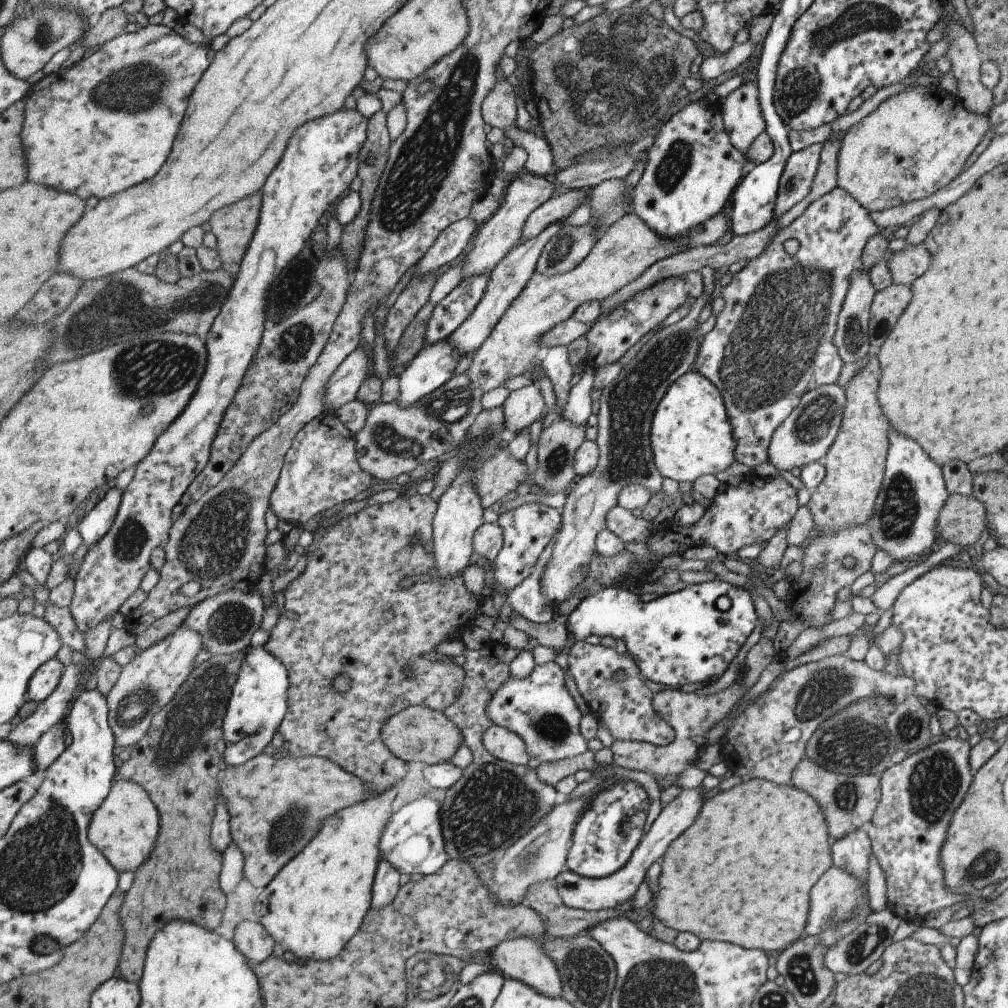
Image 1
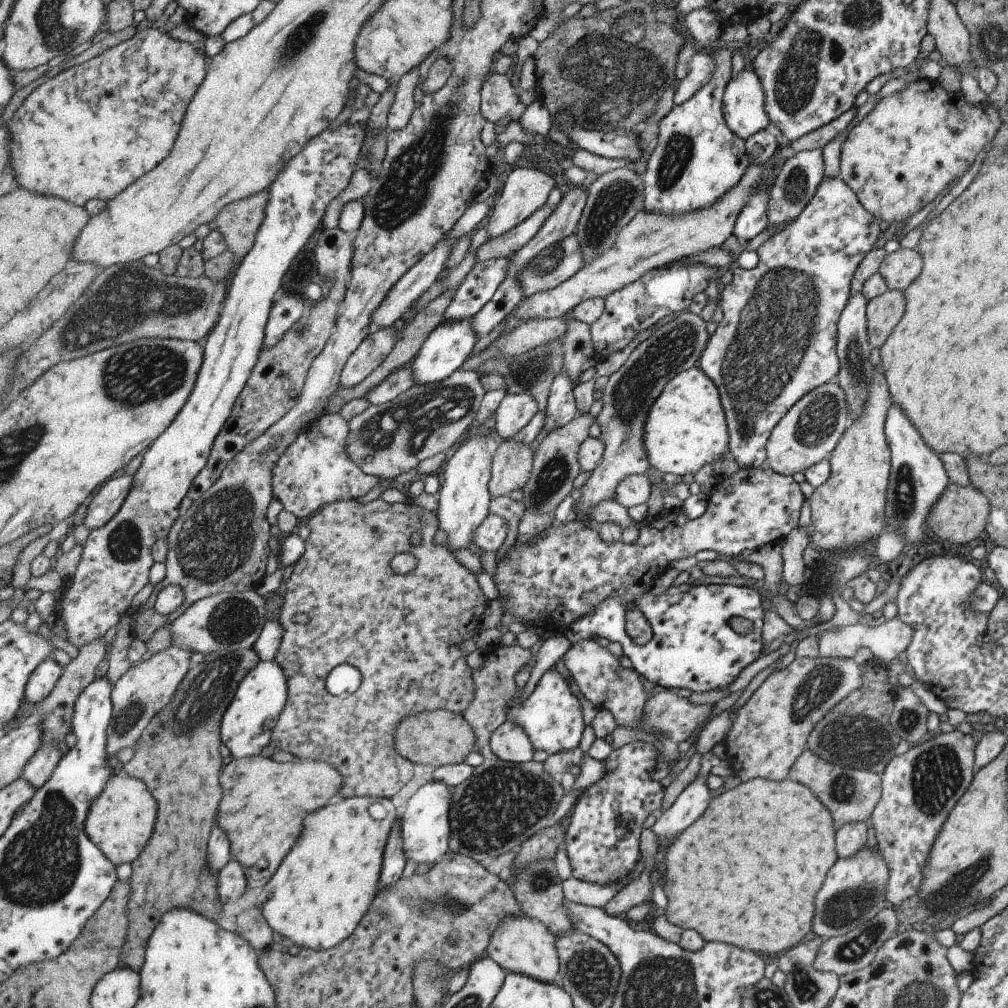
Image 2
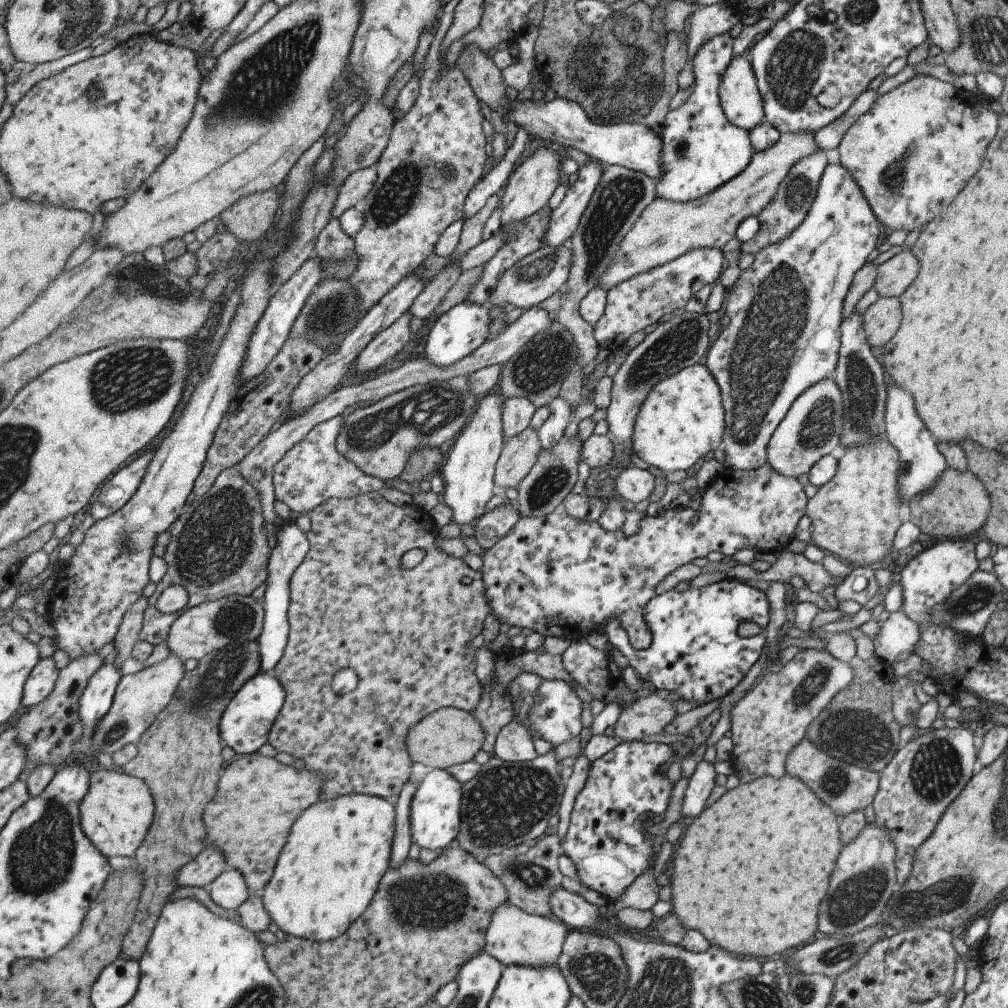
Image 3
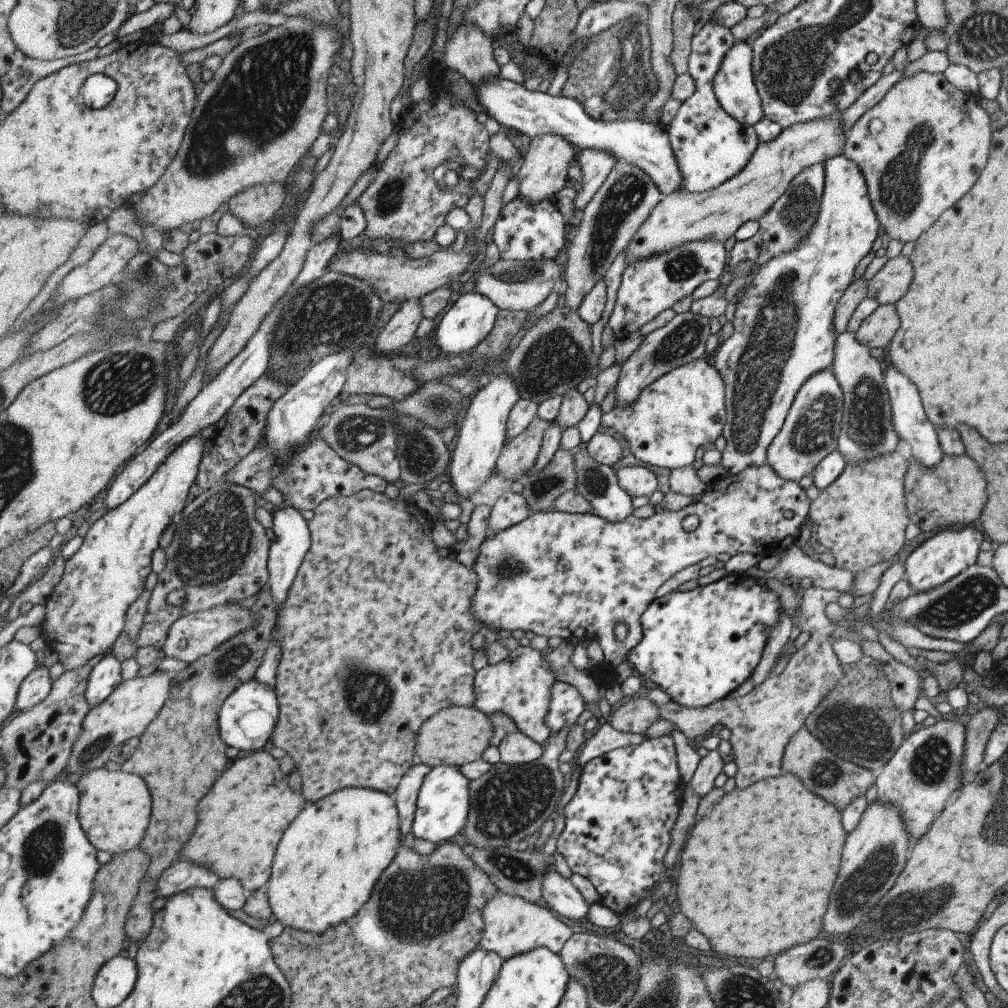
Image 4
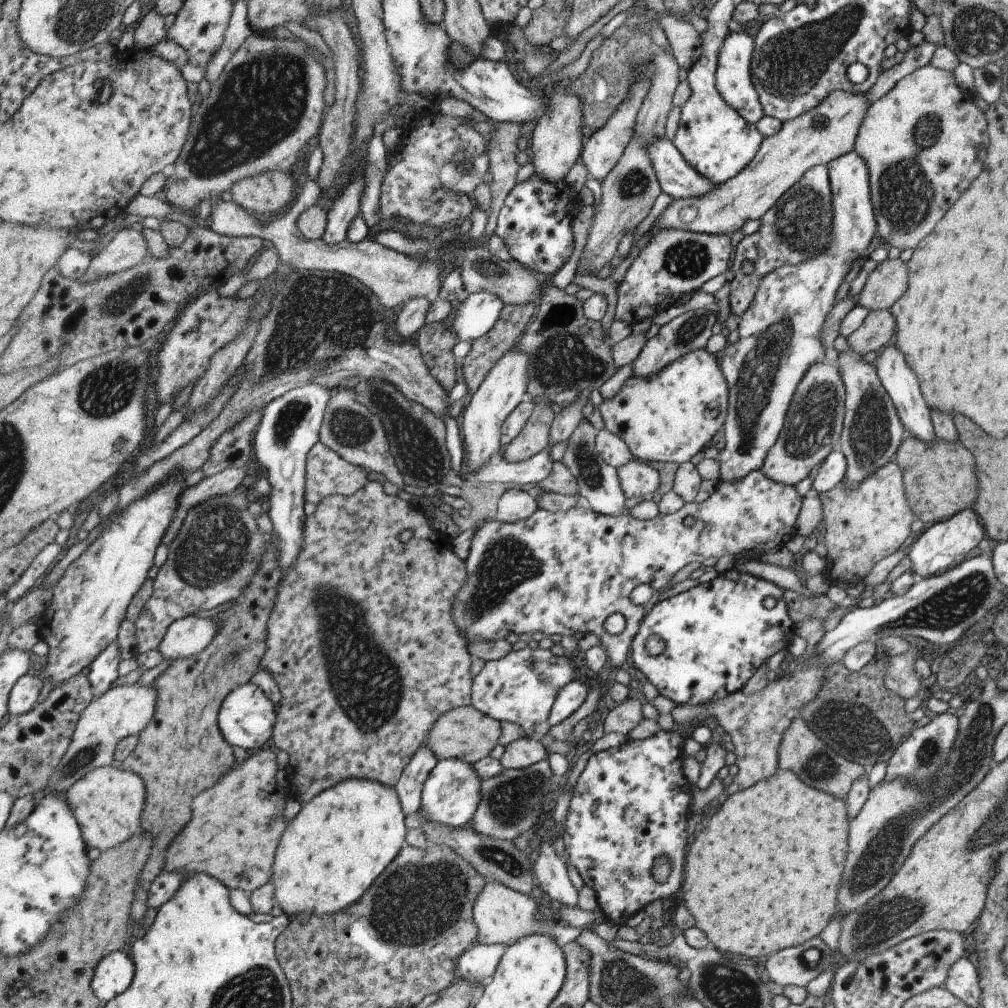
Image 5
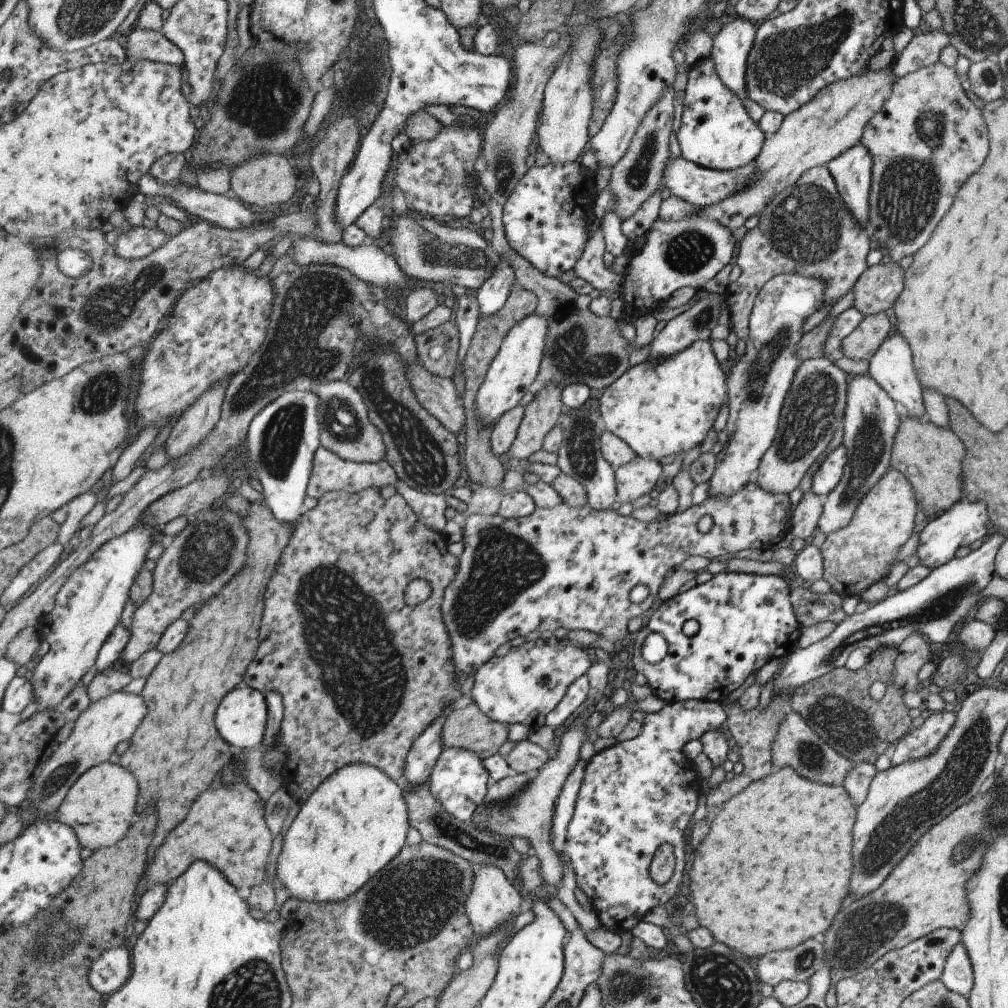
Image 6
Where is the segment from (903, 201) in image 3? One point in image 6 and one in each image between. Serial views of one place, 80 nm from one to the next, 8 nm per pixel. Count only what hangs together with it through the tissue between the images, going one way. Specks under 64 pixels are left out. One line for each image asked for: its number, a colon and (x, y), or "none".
4: (923, 143)
5: (923, 142)
6: (928, 136)

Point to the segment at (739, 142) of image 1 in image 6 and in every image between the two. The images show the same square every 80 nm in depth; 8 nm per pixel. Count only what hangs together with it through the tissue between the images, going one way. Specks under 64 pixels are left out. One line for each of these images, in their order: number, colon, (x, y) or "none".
2: (743, 109)
3: (740, 100)
4: (734, 87)
5: (733, 80)
6: (730, 46)

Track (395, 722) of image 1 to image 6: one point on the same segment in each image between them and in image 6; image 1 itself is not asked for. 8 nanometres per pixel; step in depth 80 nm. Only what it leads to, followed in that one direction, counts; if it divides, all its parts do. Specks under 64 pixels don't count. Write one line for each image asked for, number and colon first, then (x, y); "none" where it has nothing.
2: (443, 737)
3: (451, 736)
4: (458, 735)
5: (466, 733)
6: (469, 727)

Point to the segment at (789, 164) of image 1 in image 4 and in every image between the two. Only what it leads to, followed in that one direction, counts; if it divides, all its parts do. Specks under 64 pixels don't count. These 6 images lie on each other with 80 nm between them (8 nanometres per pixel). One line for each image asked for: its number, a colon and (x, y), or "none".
2: (793, 186)
3: (795, 194)
4: (783, 226)

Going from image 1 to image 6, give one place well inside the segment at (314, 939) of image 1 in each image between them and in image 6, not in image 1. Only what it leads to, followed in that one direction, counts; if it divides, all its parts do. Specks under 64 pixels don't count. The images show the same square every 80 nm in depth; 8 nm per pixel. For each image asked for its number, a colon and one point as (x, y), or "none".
2: (324, 887)
3: (331, 868)
4: (327, 865)
5: (339, 844)
6: (356, 822)

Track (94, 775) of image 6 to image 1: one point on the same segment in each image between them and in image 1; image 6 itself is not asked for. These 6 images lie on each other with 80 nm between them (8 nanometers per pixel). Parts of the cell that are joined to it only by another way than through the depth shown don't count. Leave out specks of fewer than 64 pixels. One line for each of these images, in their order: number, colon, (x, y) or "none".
1: (127, 825)
2: (121, 821)
3: (117, 813)
4: (116, 807)
5: (109, 802)

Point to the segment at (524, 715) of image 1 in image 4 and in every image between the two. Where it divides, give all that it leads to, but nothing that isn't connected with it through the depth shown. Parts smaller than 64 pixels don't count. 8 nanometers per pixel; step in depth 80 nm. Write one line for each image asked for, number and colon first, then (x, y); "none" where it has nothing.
2: (553, 718)
3: (557, 714)
4: (567, 704)

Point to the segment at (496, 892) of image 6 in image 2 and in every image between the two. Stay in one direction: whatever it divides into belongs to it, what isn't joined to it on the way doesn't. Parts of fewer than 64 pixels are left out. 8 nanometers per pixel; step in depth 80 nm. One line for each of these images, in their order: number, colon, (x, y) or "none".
2: (521, 944)
3: (516, 937)
4: (513, 925)
5: (504, 915)

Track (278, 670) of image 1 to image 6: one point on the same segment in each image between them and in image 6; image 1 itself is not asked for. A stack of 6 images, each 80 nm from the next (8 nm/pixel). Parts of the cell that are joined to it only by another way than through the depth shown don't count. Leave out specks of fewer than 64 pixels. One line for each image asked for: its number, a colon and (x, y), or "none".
2: (247, 727)
3: (246, 725)
4: (248, 718)
5: (247, 718)
6: (242, 718)

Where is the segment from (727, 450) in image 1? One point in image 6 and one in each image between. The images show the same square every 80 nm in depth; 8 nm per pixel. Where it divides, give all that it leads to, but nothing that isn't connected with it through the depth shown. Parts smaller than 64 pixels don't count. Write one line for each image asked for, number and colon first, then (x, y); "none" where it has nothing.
2: (686, 428)
3: (682, 418)
4: (682, 411)
5: (669, 416)
6: (661, 407)

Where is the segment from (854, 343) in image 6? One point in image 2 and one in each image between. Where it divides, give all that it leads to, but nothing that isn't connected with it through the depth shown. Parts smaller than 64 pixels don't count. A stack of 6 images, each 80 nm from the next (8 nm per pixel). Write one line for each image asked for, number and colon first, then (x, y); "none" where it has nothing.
2: (882, 312)
3: (880, 321)
4: (876, 330)
5: (877, 329)

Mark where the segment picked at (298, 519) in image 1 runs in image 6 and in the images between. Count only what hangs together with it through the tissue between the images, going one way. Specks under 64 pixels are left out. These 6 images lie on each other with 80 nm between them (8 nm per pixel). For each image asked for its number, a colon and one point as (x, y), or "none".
2: (315, 470)
3: (313, 472)
4: (318, 472)
5: (329, 473)
6: (331, 473)

